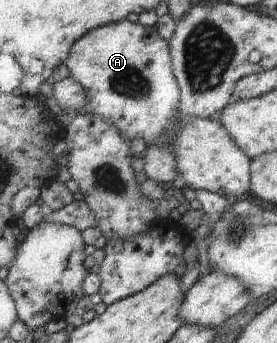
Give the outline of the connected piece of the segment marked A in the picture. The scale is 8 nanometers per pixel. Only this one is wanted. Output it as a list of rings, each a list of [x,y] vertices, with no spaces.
[[[128,20],[91,30],[85,37],[74,42],[65,65],[71,71],[71,78],[80,82],[89,95],[86,106],[82,106],[78,113],[98,114],[106,118],[106,122],[118,126],[126,139],[142,138],[146,149],[168,144],[176,156],[176,168],[189,190],[206,190],[232,200],[240,200],[251,192],[252,159],[230,138],[229,131],[219,120],[180,116],[181,87],[173,71],[170,46],[156,26],[146,27]]]

